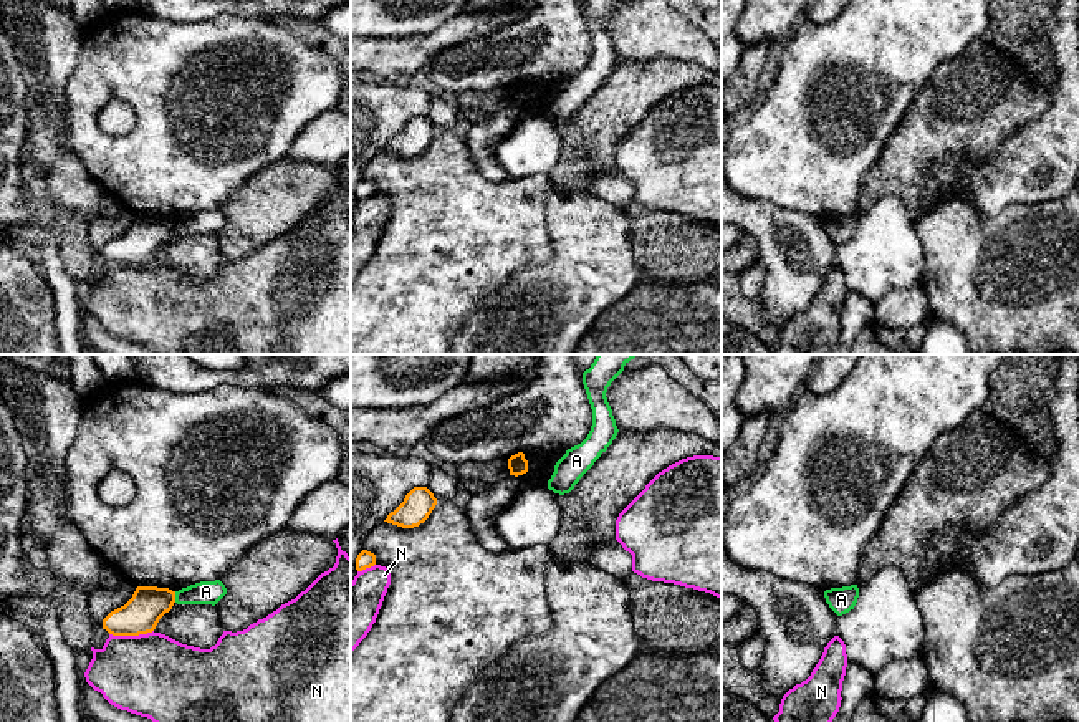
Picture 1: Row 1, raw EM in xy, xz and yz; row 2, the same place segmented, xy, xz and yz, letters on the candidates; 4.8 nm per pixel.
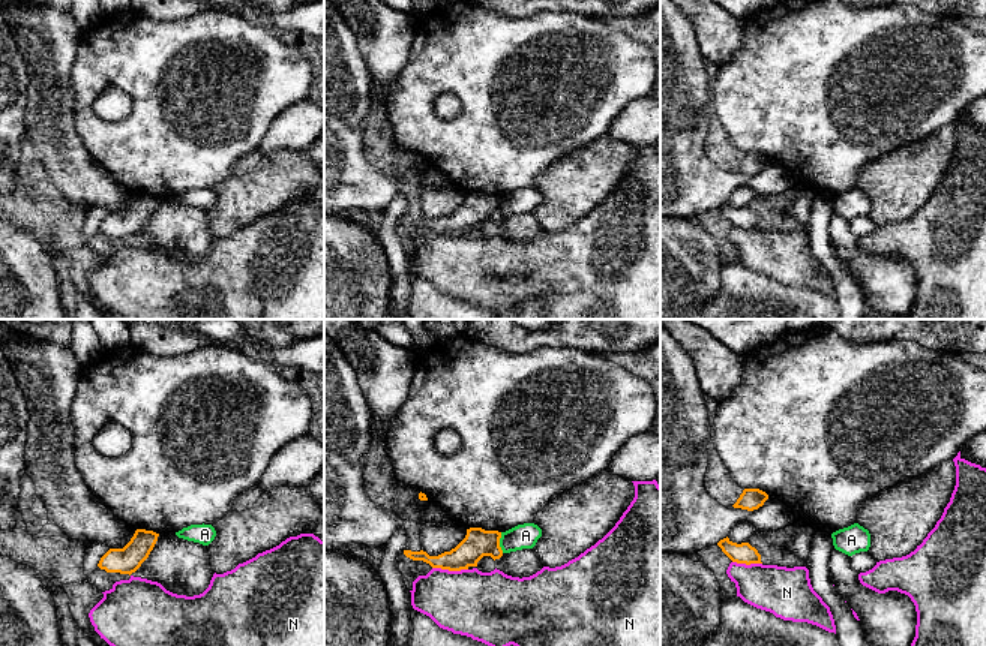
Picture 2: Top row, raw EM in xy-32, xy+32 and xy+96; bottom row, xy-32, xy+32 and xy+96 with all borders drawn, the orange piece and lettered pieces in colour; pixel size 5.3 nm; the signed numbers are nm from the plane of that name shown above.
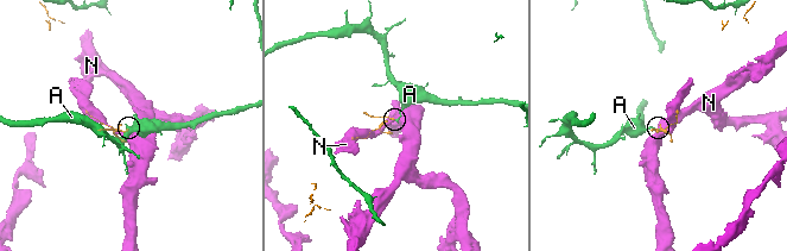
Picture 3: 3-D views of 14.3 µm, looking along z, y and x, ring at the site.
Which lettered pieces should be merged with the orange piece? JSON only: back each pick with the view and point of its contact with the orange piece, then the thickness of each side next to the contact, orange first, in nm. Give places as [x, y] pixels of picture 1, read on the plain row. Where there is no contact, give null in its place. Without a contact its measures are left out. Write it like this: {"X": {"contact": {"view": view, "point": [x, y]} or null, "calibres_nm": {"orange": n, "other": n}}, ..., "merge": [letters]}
{"merge": []}

